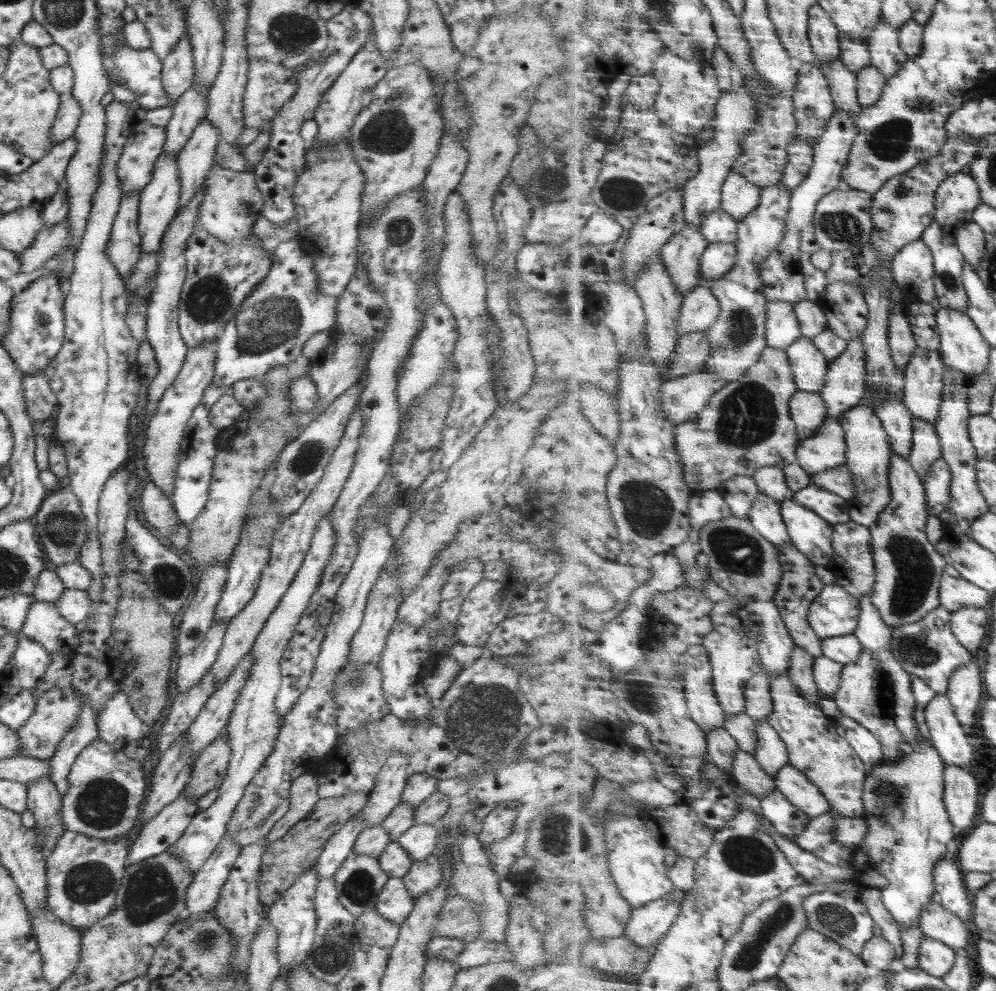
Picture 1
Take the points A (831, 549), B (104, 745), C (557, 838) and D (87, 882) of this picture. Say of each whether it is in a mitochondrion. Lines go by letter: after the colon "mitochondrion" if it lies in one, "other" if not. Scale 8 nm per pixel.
A: other
B: other
C: mitochondrion
D: mitochondrion

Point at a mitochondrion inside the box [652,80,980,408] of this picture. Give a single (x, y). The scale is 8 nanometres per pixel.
(890, 141)

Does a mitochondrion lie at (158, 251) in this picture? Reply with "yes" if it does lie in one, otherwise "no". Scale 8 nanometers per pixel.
no

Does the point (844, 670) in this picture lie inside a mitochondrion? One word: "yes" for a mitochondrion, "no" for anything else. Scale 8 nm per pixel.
no

